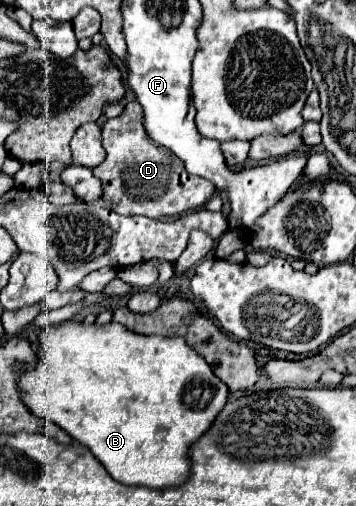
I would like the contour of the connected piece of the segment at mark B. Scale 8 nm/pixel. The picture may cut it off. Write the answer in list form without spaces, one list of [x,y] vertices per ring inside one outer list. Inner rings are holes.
[[[66,322],[62,326],[47,327],[38,340],[36,354],[40,356],[40,364],[32,372],[19,371],[18,380],[24,404],[28,404],[34,414],[56,422],[74,440],[90,448],[110,476],[122,484],[164,490],[188,480],[192,468],[188,450],[226,406],[228,388],[184,338],[140,336],[116,322],[104,328]]]

